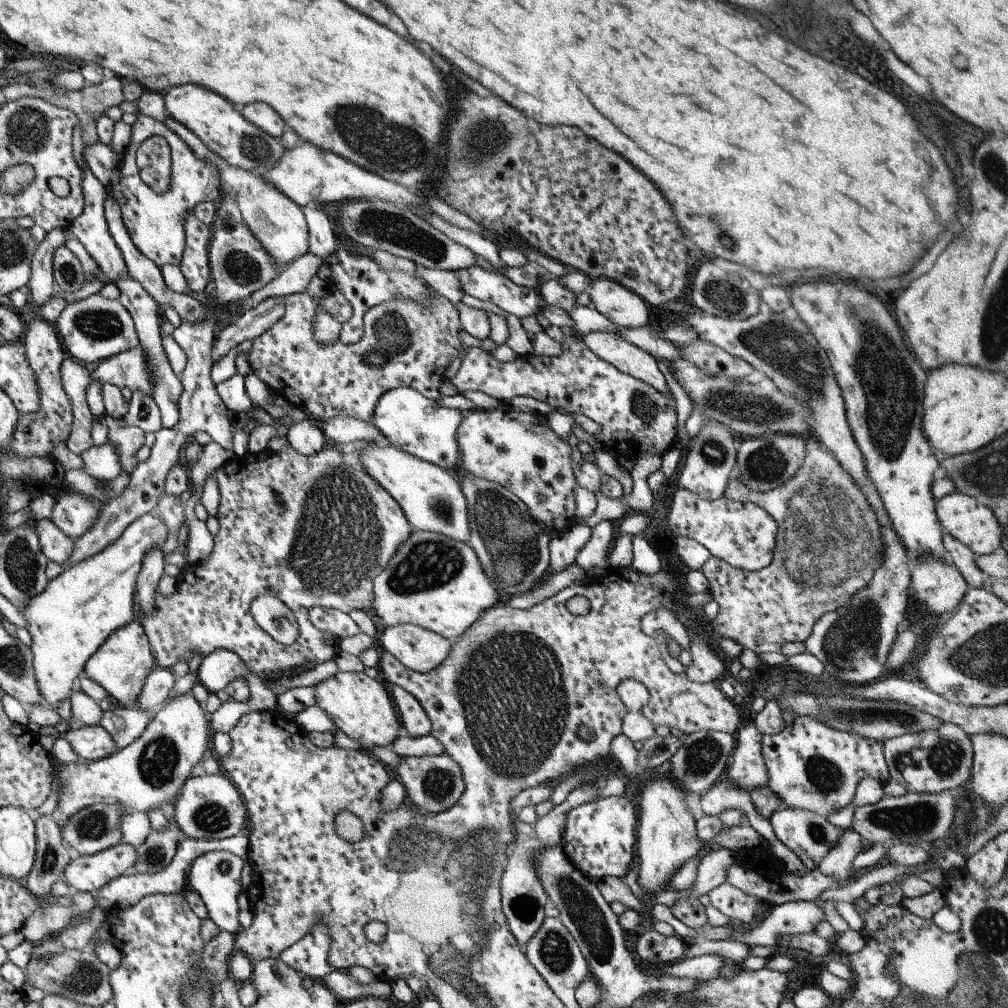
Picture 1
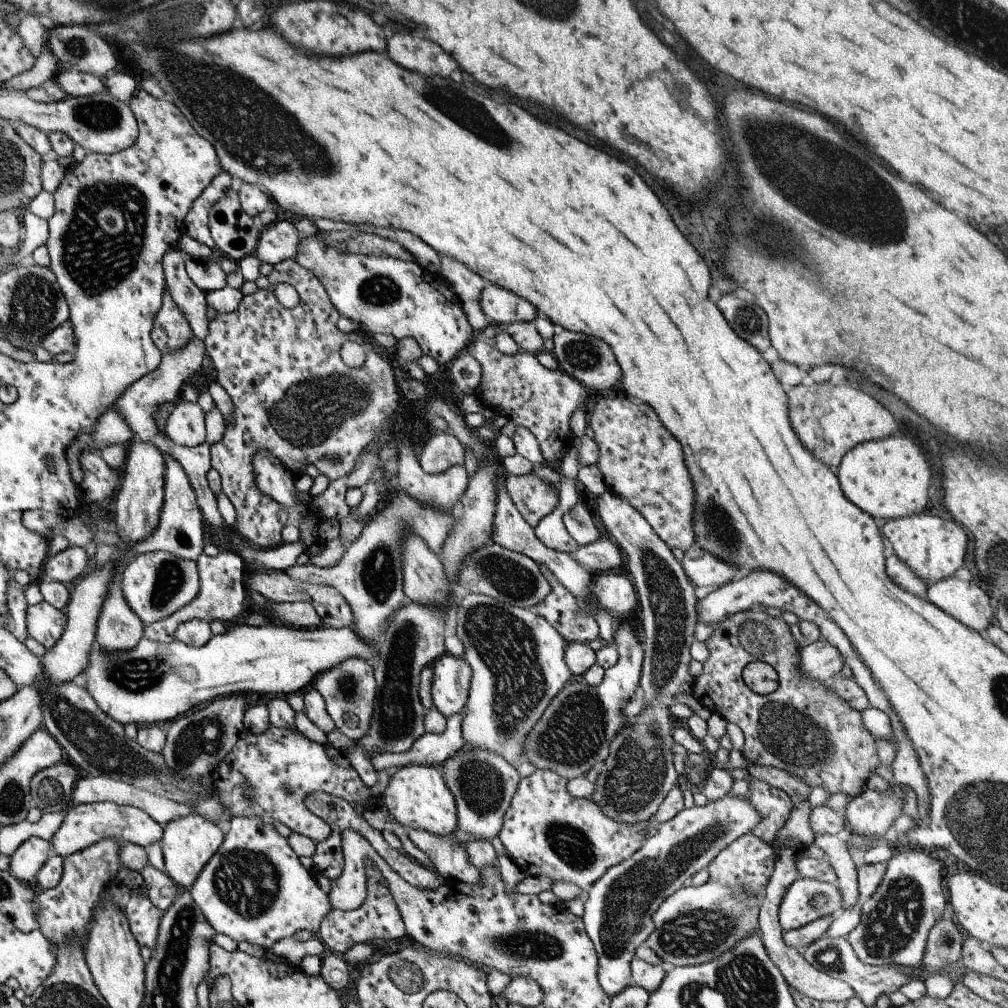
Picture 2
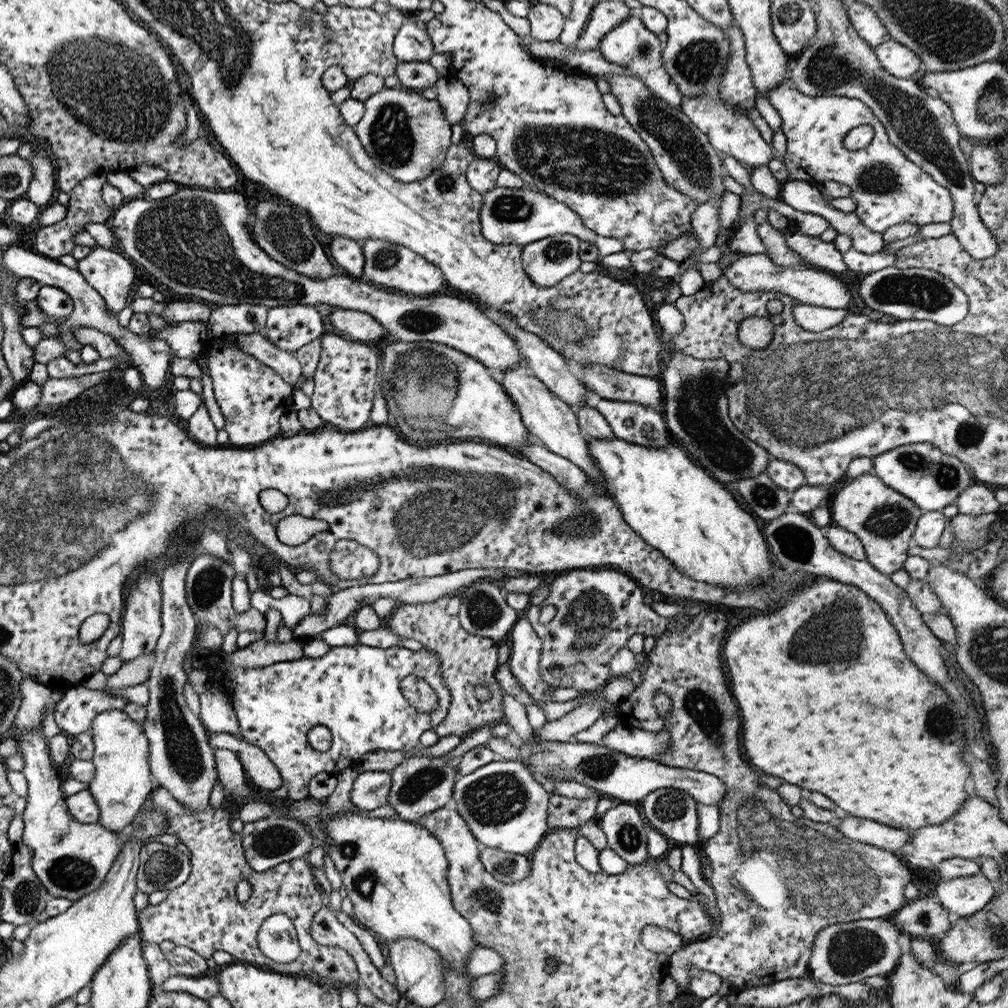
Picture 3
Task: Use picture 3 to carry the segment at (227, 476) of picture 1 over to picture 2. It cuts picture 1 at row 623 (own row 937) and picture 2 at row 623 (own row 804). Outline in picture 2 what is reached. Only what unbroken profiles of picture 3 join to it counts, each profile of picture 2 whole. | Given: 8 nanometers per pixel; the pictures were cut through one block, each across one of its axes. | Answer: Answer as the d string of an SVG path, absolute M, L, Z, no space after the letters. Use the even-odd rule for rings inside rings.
M228 548L219 549L216 556L207 556L201 553L196 558L196 569L198 570L199 590L196 597L175 611L171 616L163 620L144 625L142 637L160 643L170 643L176 640L174 637L175 629L184 622L197 619L200 621L211 622L231 622L243 612L243 600L245 600L245 572L246 565L242 558L233 550Z

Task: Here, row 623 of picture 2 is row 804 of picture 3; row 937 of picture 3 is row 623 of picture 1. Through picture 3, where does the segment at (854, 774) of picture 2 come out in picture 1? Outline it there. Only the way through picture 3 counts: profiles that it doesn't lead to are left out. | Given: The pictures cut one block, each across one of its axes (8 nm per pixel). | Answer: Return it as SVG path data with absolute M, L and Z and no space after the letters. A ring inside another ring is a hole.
M821 446L806 451L803 464L795 474L773 490L751 491L739 482L729 482L722 496L727 500L760 506L775 520L777 538L771 562L759 570L744 572L713 556L707 558L699 568L699 572L707 579L708 593L717 603L718 612L713 620L702 619L706 629L699 629L694 638L689 639L688 653L684 659L685 670L682 673L696 683L715 683L727 665L714 650L717 640L733 640L741 648L747 648L755 654L778 652L787 642L805 642L821 614L845 606L850 597L871 580L873 570L877 570L883 556L879 525L871 506L851 477L839 466L839 462L835 462L831 453Z

